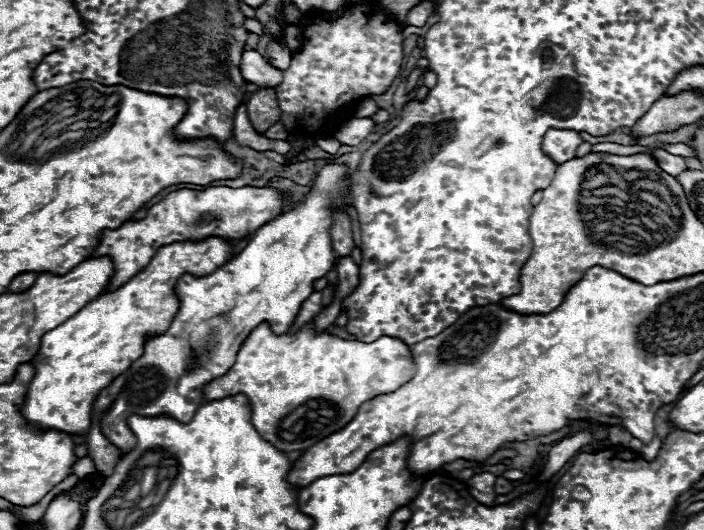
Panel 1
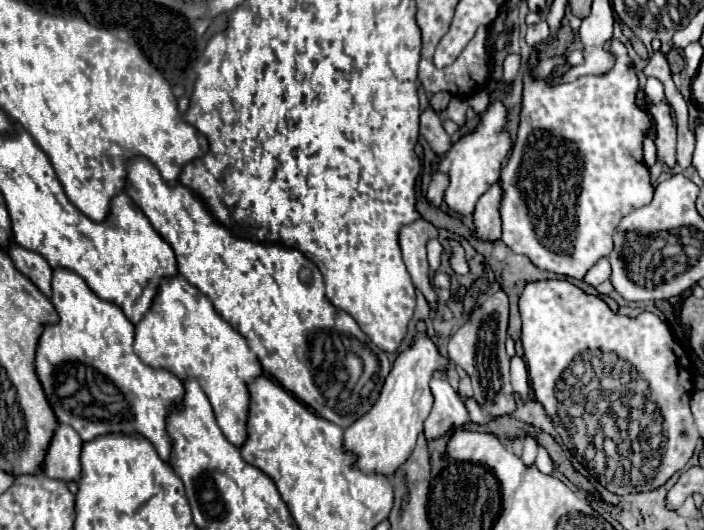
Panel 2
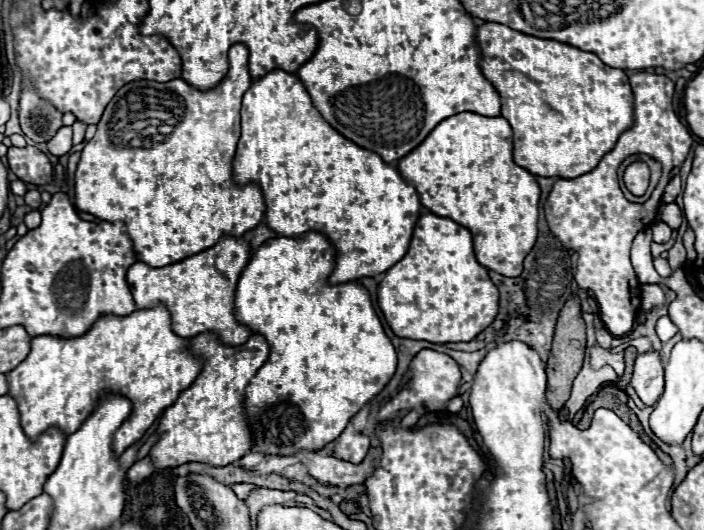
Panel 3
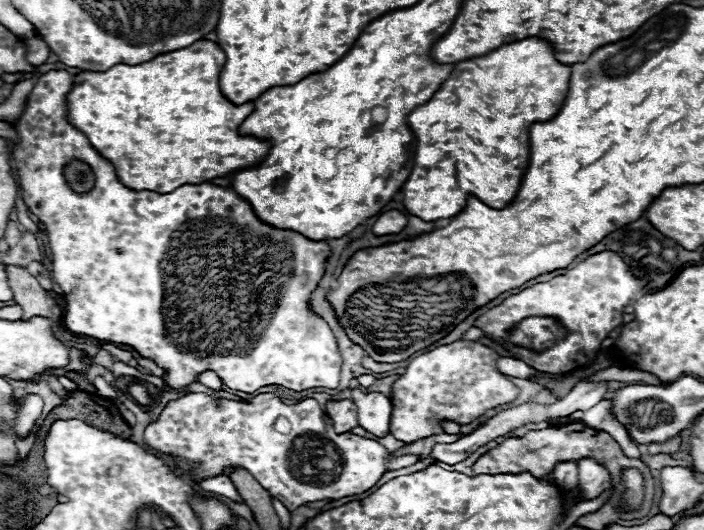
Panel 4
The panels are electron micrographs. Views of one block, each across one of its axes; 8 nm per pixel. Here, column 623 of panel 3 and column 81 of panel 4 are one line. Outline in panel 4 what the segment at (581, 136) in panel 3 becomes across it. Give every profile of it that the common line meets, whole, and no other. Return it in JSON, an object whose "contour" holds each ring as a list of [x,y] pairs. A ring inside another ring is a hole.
{"contour":[[[198,40],[186,48],[158,54],[136,66],[116,64],[106,72],[80,70],[66,96],[66,118],[88,138],[92,148],[110,160],[120,184],[134,192],[152,190],[168,194],[184,184],[202,184],[216,176],[228,176],[230,172],[258,164],[268,154],[270,144],[238,134],[238,126],[252,112],[252,102],[236,106],[222,96],[218,76],[224,62],[226,54],[216,42]]]}

